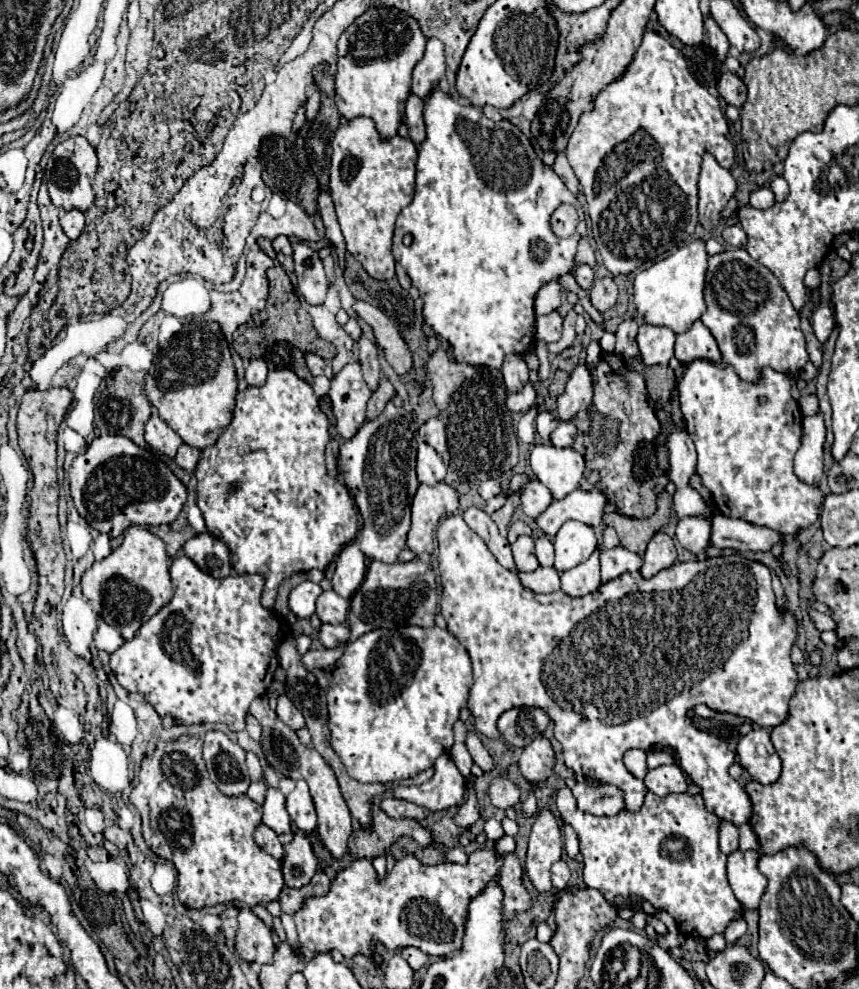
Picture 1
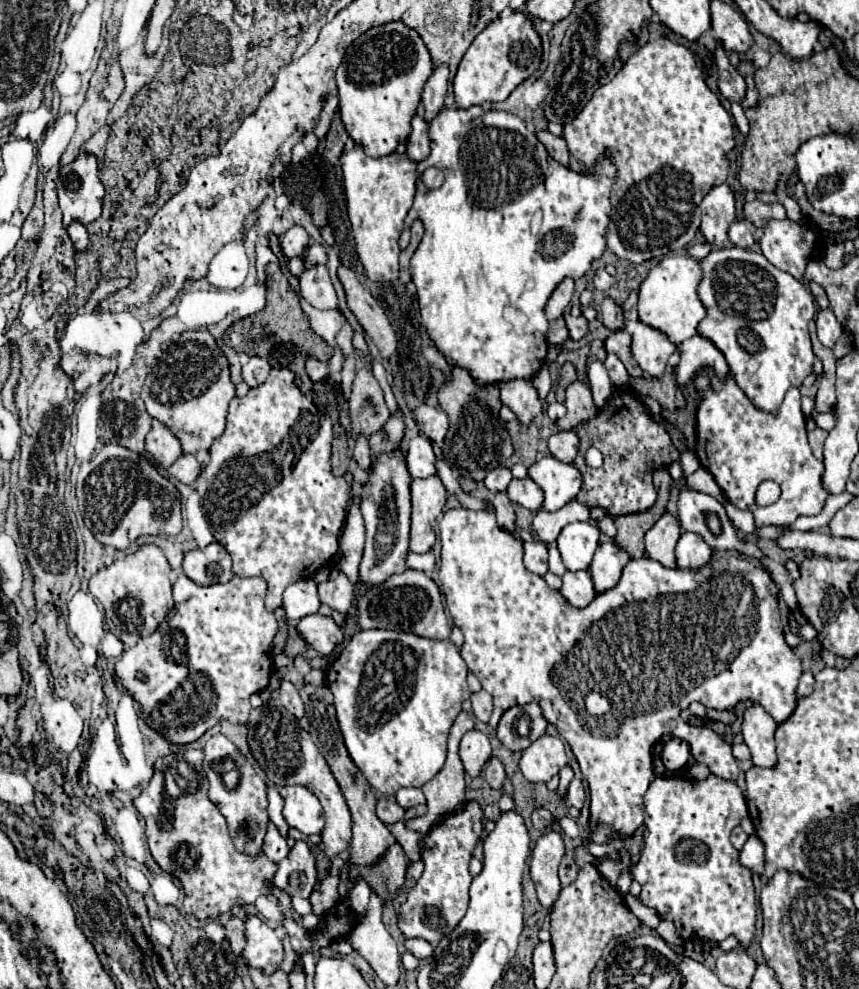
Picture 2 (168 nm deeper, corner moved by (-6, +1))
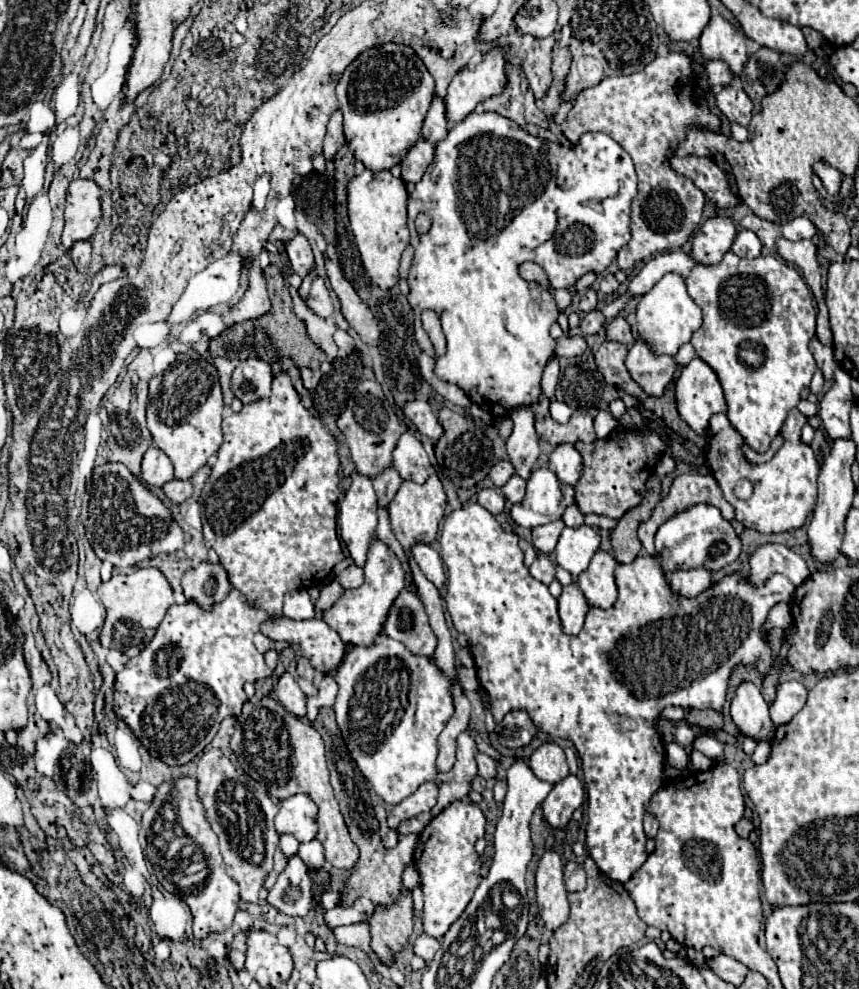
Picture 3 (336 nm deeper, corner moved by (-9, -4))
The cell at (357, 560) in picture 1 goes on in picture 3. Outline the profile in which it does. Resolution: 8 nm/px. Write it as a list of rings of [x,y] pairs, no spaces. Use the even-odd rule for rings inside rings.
[[[360,473],[352,475],[352,485],[340,503],[340,535],[346,543],[350,557],[358,567],[364,567],[368,547],[374,539],[378,525],[378,505],[372,481]]]

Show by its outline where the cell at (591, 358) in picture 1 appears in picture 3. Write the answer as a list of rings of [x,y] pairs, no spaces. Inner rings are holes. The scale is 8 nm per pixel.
[[[598,411],[596,421],[594,421],[596,437],[598,437],[598,439],[606,439],[606,437],[612,433],[612,429],[614,429],[614,427],[616,427],[616,421],[612,419],[610,411]]]

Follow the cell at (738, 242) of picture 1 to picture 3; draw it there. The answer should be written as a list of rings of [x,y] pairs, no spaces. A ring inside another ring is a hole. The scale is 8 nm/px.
[[[742,229],[732,245],[732,253],[736,253],[738,257],[758,257],[762,251],[762,241],[748,229]]]

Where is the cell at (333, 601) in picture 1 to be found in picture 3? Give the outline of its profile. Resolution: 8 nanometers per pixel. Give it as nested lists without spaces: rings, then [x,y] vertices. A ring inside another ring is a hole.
[[[350,565],[338,575],[338,581],[340,581],[340,585],[344,585],[344,589],[360,587],[364,583],[364,571],[358,565]]]

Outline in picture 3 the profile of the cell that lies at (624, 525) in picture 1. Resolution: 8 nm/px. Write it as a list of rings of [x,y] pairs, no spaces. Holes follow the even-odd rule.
[[[652,475],[646,481],[646,495],[642,497],[642,503],[626,511],[626,515],[622,515],[622,519],[618,519],[618,525],[612,529],[612,535],[610,535],[612,553],[618,563],[630,563],[638,557],[642,545],[636,537],[636,529],[642,521],[650,517],[658,499],[660,499],[660,479]]]

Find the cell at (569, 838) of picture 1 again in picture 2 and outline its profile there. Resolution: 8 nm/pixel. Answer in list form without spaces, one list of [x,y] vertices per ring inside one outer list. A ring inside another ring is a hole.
[[[565,766],[565,768],[562,768],[561,771],[559,772],[559,777],[560,782],[557,789],[557,793],[559,796],[561,796],[563,800],[564,796],[566,795],[569,783],[574,777],[573,770],[569,766]]]

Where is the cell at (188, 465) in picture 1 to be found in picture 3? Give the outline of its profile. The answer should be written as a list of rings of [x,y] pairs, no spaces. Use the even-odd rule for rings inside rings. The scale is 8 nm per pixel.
[[[172,479],[172,481],[166,483],[162,489],[164,489],[166,497],[168,497],[172,503],[178,503],[178,505],[192,495],[192,483],[190,483],[190,481]]]

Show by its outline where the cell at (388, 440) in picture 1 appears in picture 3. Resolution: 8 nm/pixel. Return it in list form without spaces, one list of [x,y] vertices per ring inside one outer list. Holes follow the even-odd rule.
[[[378,539],[370,545],[368,561],[364,565],[364,583],[354,591],[344,591],[344,595],[324,613],[324,621],[340,635],[346,645],[370,645],[382,633],[382,623],[386,621],[386,611],[398,593],[406,587],[404,569],[398,557]]]

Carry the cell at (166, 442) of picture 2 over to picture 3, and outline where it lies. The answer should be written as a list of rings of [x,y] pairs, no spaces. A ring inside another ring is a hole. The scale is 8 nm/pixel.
[[[150,447],[142,459],[142,479],[150,487],[162,487],[170,479],[174,479],[174,469],[166,453],[158,447]]]

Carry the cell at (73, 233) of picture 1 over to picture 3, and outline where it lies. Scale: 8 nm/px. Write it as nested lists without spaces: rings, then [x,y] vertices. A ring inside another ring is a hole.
[[[78,241],[78,243],[74,243],[74,247],[70,249],[72,261],[74,261],[74,265],[76,265],[76,269],[78,269],[80,273],[86,273],[86,271],[88,271],[90,253],[92,253],[90,241]]]

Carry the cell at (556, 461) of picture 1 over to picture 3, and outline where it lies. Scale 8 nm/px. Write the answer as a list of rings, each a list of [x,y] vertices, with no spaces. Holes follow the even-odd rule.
[[[534,469],[532,477],[526,481],[526,495],[520,503],[512,505],[510,517],[516,525],[526,527],[526,529],[534,529],[538,525],[546,525],[546,523],[560,519],[564,509],[572,503],[574,503],[574,487],[564,485],[550,469]]]

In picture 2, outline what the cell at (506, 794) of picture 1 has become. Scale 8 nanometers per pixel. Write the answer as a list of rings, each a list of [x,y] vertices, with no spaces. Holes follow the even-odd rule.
[[[491,758],[489,760],[489,764],[485,766],[485,780],[487,780],[487,784],[491,786],[491,788],[495,788],[495,790],[501,790],[503,788],[503,784],[505,784],[505,780],[507,780],[507,772],[505,772],[505,768],[503,768],[503,764],[497,760],[497,758]]]

